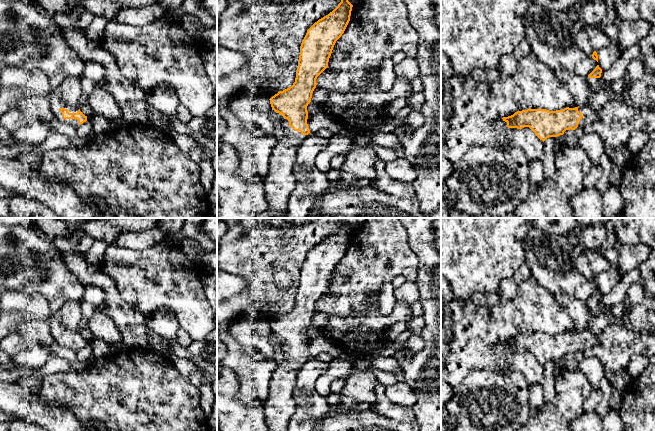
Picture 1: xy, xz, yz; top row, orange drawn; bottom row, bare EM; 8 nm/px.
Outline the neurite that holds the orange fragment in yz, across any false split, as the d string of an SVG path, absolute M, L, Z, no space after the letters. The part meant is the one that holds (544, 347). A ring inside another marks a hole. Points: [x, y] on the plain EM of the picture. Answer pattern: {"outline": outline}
{"outline": "M584 328L580 331L569 332L562 334L548 335L546 333L527 333L517 335L513 339L503 341L503 345L507 347L508 352L522 353L529 351L535 359L543 366L549 361L557 361L563 359L566 354L575 354L578 350L585 351L598 345L599 335L593 333L589 328Z"}

